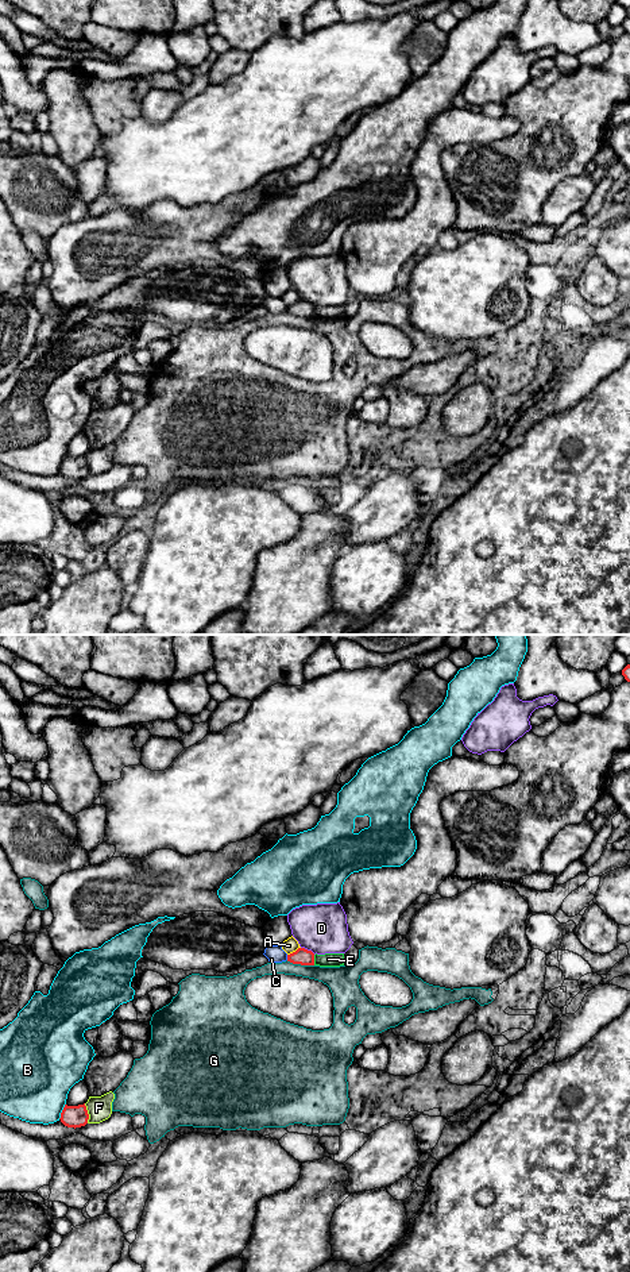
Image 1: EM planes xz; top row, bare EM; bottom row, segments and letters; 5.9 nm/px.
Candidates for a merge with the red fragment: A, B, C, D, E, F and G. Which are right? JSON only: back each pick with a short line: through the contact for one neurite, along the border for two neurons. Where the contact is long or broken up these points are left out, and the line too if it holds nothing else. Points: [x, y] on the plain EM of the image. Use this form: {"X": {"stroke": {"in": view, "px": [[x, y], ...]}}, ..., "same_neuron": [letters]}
{"same_neuron": []}

